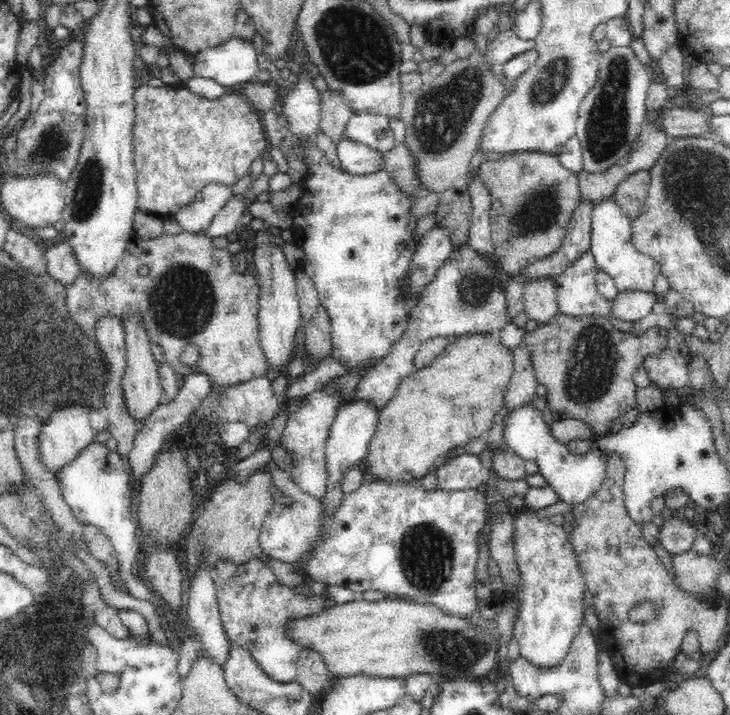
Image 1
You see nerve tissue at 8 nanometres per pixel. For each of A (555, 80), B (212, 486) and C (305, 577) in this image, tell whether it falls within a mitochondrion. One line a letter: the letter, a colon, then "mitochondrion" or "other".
A: mitochondrion
B: other
C: other

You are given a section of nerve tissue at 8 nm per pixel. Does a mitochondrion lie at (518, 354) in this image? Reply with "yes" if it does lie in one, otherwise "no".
no

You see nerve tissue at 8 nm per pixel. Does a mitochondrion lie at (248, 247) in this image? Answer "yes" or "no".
no

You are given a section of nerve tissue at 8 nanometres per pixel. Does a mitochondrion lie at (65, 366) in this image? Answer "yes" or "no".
yes

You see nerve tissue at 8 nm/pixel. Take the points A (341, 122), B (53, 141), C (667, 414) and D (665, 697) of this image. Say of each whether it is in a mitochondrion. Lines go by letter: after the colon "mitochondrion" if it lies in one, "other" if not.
A: other
B: mitochondrion
C: other
D: other

